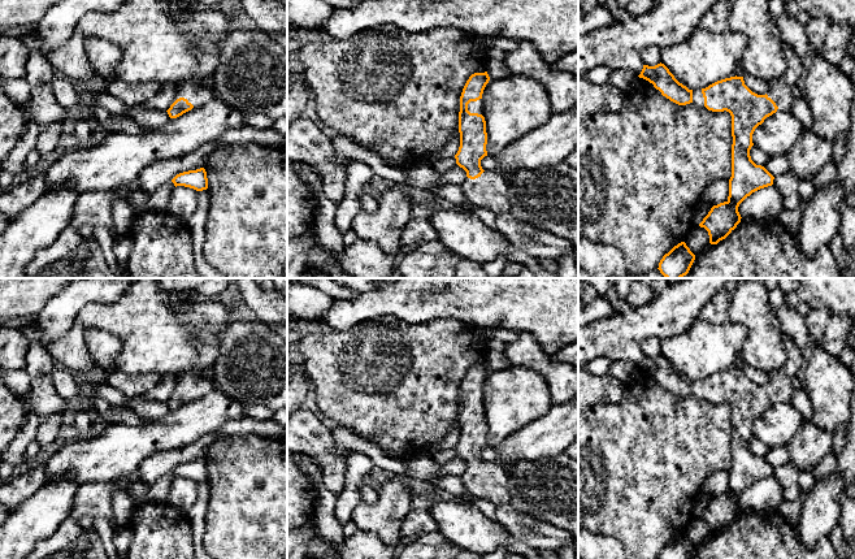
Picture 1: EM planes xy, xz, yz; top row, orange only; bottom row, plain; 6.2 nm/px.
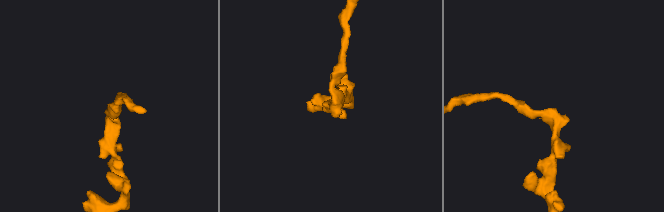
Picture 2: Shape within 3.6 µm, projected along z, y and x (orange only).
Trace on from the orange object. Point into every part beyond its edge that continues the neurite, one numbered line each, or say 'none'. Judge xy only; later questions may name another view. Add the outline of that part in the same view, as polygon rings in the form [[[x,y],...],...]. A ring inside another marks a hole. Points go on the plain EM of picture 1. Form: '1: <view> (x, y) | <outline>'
1: xy (198, 382) | [[[212,369],[187,370],[187,372],[178,373],[177,382],[174,386],[174,393],[179,389],[187,390],[188,394],[194,396],[194,399],[199,399],[205,394],[211,393],[212,390],[214,390]]]

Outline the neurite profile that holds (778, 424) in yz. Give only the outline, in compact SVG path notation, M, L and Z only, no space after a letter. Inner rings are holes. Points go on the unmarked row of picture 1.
M790 403L773 404L752 425L752 434L768 448L785 446L799 432L804 419Z

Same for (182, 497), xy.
M177 477L172 484L166 503L186 514L196 502L198 488L199 482L185 477Z

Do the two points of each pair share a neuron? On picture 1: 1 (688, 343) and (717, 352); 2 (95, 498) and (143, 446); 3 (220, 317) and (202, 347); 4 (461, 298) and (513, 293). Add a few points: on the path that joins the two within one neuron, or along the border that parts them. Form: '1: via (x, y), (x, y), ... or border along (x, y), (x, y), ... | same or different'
1: via (695, 349), (710, 349) | same
2: border along (137, 469), (116, 480), (79, 485) | different
3: via (212, 325), (202, 336), (202, 339) | same
4: via (474, 293), (500, 293) | same

